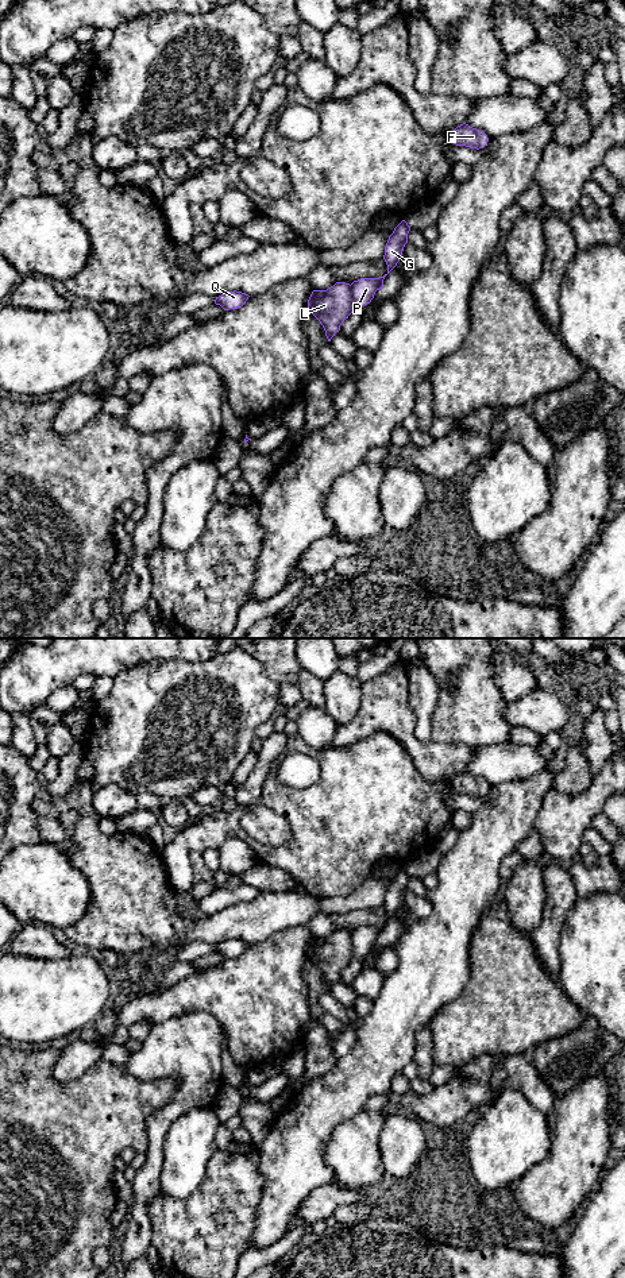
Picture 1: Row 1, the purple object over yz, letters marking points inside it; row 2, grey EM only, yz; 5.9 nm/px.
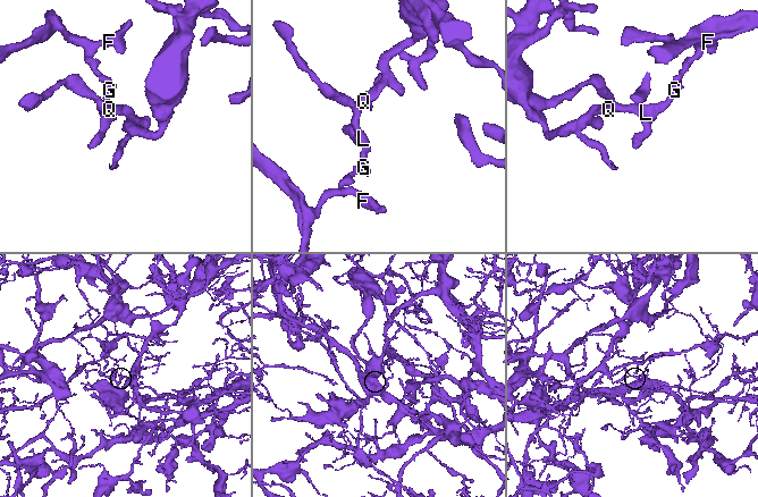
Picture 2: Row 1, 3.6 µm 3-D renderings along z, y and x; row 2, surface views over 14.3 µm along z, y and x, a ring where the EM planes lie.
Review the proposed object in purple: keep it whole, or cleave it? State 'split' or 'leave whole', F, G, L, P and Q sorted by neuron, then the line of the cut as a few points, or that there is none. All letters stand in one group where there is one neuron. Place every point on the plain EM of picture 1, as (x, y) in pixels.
split; groups F G P / L Q; cut yz (350, 933), (350, 941), (358, 953)

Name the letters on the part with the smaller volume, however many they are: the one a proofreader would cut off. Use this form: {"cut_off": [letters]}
{"cut_off": ["F", "G", "P"]}

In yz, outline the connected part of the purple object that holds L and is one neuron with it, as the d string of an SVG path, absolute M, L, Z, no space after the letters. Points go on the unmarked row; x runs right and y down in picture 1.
M336 930L327 938L313 938L308 947L308 958L320 969L328 989L340 978L340 973L358 953L351 942L351 933Z

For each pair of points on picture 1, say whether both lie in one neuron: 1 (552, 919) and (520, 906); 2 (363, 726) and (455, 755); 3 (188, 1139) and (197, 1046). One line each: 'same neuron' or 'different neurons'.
1: different neurons
2: same neuron
3: different neurons

